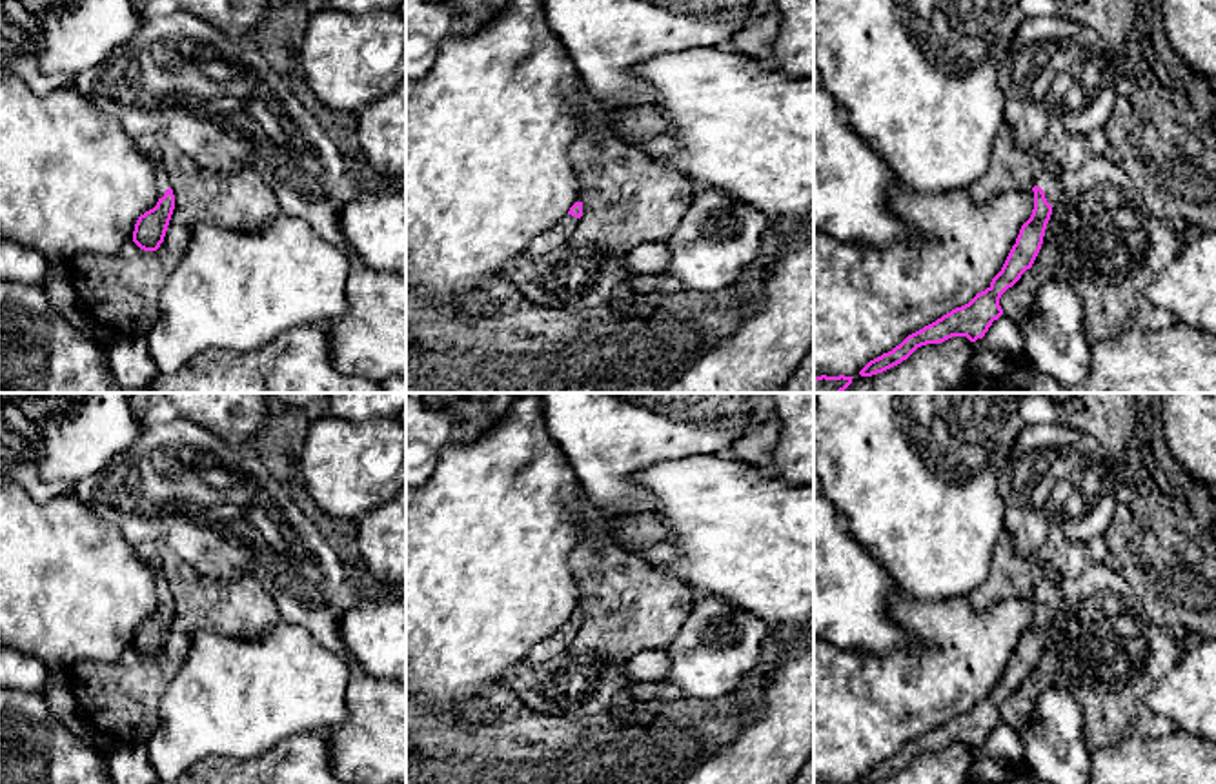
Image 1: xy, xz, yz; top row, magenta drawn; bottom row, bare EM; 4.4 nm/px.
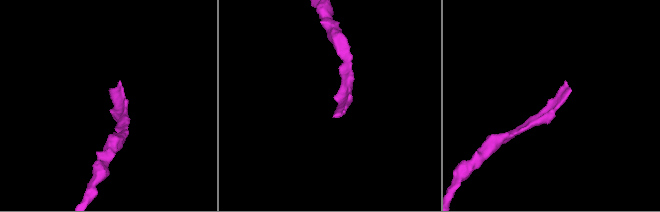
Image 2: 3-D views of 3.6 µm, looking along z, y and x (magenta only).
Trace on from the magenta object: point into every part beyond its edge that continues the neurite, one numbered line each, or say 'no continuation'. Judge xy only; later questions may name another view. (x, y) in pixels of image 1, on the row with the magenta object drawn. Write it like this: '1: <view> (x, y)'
1: xy (162, 182)

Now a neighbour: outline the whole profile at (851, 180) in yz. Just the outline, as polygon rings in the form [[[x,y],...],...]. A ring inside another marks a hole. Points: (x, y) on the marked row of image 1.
[[[814,85],[814,231],[872,247],[916,236],[888,209],[896,178],[888,164],[839,111],[837,102]]]

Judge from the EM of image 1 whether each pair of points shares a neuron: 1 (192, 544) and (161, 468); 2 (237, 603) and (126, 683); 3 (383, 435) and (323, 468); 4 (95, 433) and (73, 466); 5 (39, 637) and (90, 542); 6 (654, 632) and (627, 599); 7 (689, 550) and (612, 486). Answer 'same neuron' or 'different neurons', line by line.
1: same neuron
2: same neuron
3: same neuron
4: same neuron
5: same neuron
6: same neuron
7: different neurons

